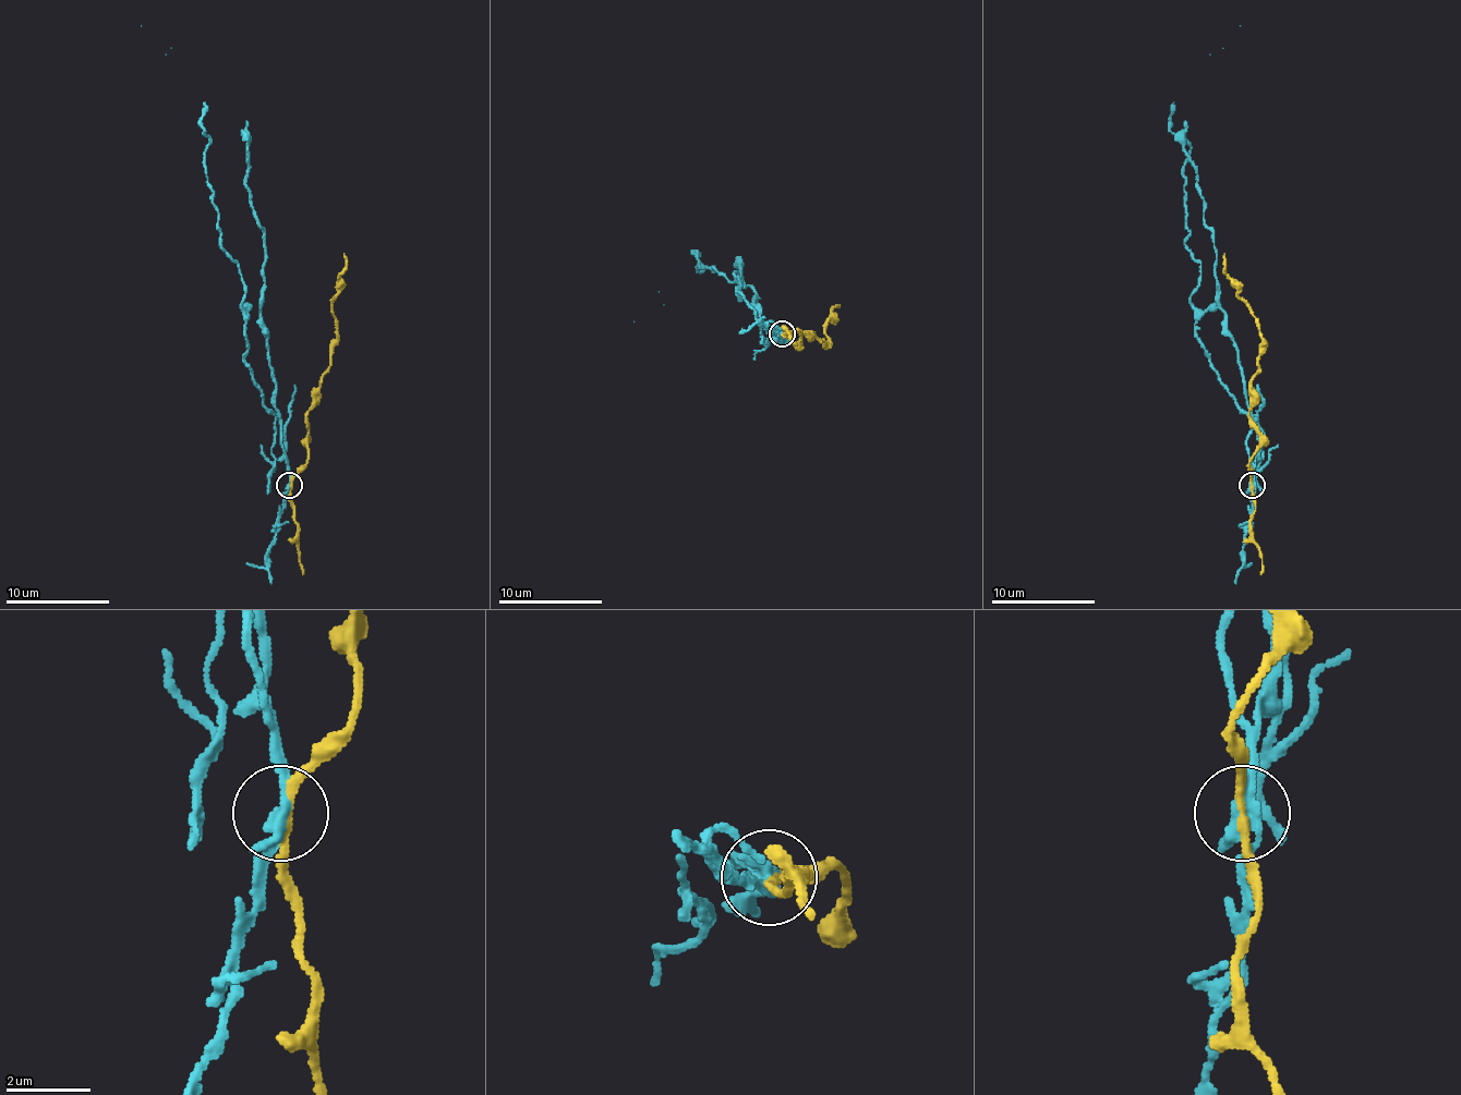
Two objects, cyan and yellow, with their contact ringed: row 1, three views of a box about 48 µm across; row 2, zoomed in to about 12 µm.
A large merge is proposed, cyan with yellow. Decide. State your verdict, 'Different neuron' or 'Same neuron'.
Different neuron

